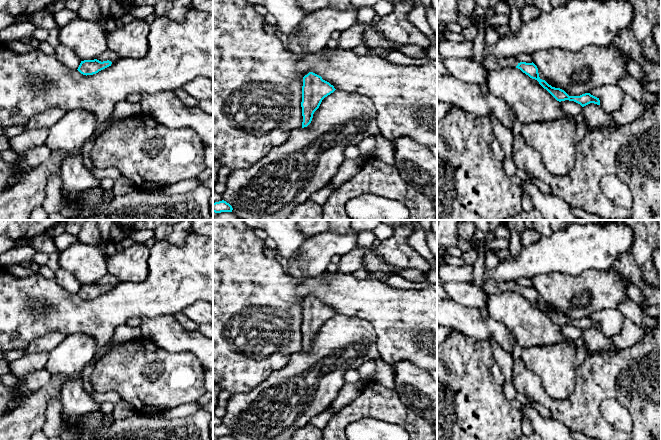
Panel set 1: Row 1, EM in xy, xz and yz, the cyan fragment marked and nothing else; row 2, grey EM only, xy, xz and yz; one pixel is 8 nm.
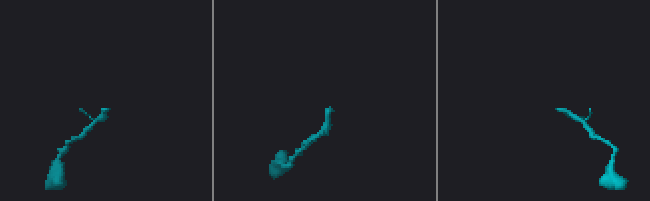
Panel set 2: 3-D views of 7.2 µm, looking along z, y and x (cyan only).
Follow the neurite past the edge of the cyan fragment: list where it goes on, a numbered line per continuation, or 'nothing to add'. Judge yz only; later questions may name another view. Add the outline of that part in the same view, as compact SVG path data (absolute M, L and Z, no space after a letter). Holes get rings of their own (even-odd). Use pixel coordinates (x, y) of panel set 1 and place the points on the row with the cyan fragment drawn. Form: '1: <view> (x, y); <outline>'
1: yz (491, 62); M492 55L484 59L484 66L488 71L501 70L507 66L516 67L519 63L517 58L499 58Z

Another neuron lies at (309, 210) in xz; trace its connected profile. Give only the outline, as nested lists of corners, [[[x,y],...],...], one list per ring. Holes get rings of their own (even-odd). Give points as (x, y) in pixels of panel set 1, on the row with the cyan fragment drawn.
[[[308,200],[296,206],[287,220],[323,220],[322,206]]]

